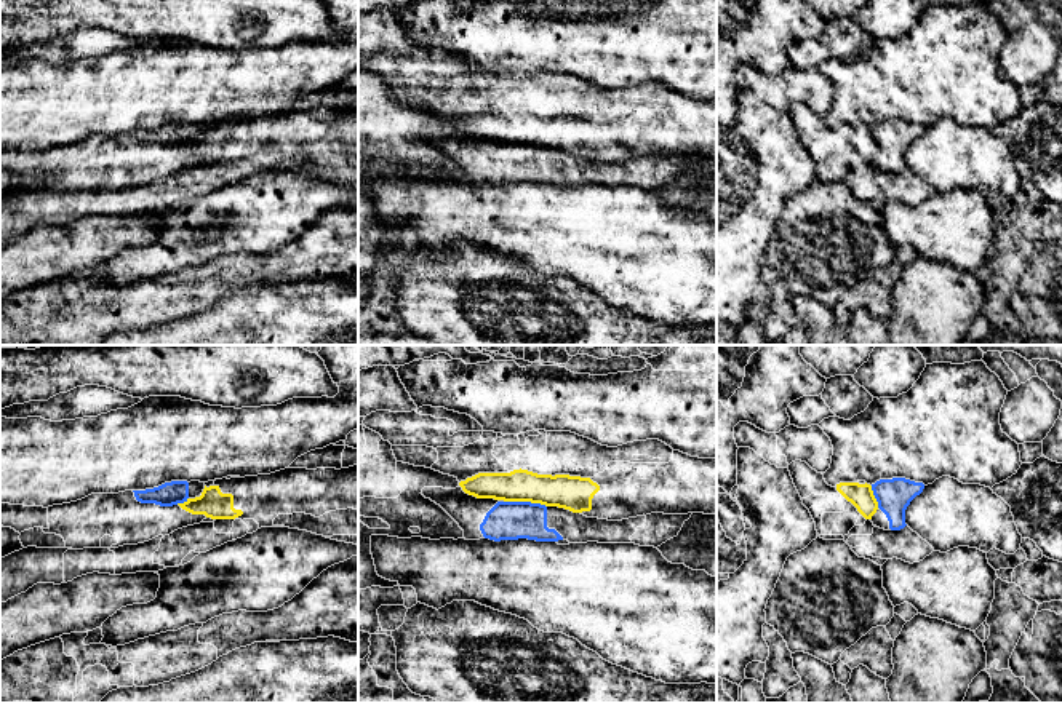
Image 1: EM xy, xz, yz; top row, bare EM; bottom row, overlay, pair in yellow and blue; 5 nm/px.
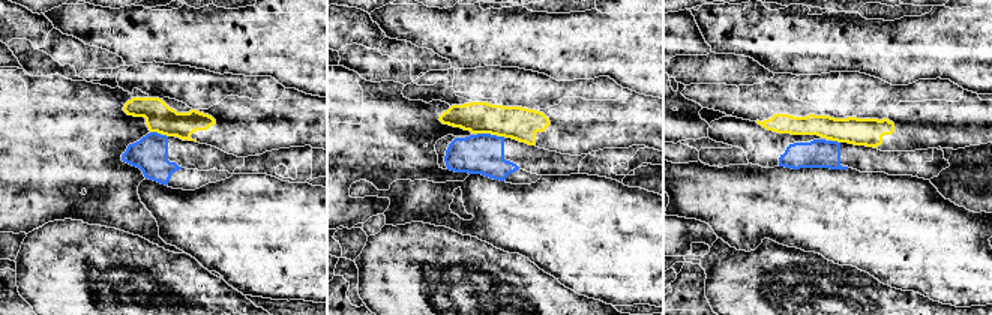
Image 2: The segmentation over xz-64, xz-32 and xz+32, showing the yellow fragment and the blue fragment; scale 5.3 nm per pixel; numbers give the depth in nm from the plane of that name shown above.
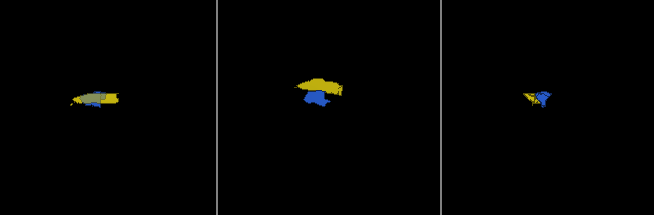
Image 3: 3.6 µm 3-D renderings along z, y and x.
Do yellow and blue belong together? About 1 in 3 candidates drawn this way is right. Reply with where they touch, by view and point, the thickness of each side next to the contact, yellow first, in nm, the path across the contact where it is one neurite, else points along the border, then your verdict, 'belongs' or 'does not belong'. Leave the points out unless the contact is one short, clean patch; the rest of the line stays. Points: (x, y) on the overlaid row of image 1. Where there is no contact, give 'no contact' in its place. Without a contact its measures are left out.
xz (525, 500) | 180/190 nm | along xz (504, 500), (530, 500), (546, 507) | does not belong

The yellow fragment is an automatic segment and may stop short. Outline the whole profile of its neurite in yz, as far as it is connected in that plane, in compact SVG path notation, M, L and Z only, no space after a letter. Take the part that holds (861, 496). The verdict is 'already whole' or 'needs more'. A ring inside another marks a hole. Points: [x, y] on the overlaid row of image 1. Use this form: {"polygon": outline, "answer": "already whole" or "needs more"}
{"polygon": "M865 481L840 483L836 491L848 500L843 513L822 514L824 540L844 540L859 556L883 566L897 558L905 562L920 562L934 548L908 526L900 530L884 530L870 519L878 510L872 486Z", "answer": "needs more"}

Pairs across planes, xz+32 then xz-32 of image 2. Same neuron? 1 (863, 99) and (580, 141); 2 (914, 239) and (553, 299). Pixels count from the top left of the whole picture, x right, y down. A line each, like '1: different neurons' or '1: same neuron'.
1: different neurons
2: different neurons

